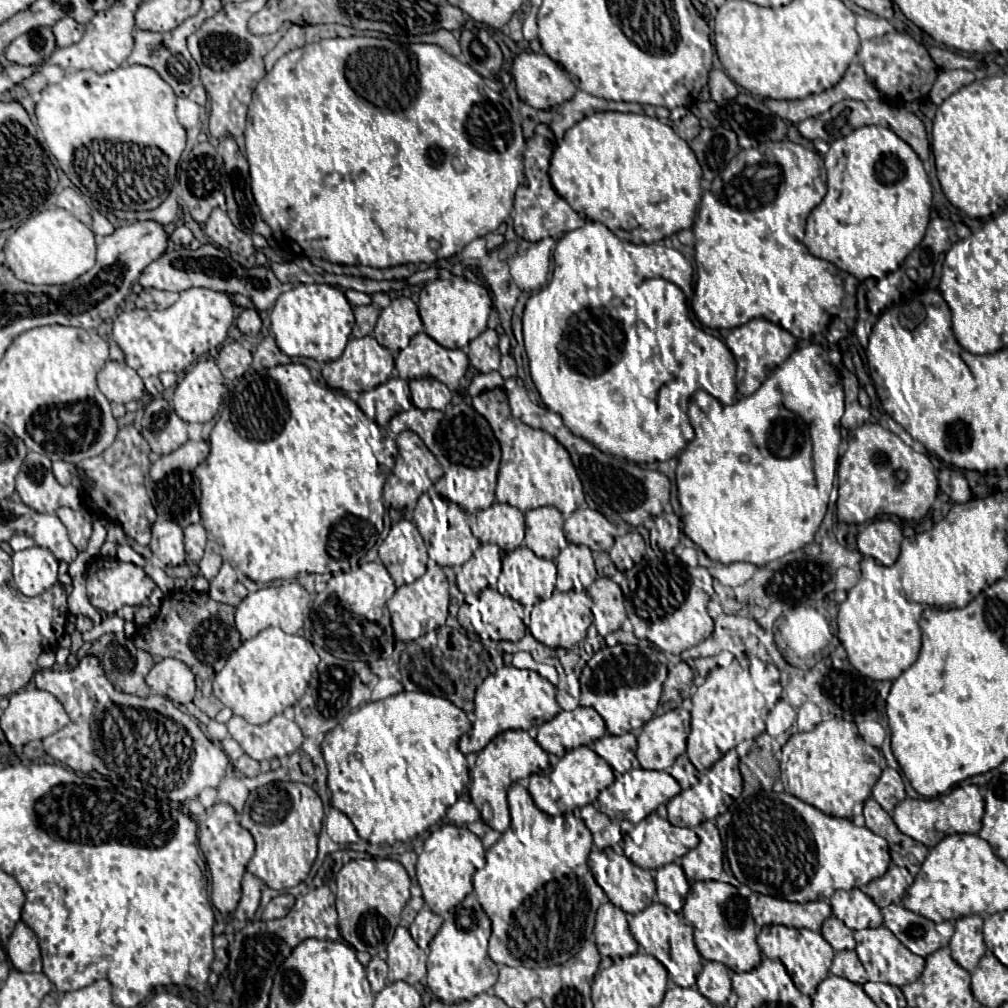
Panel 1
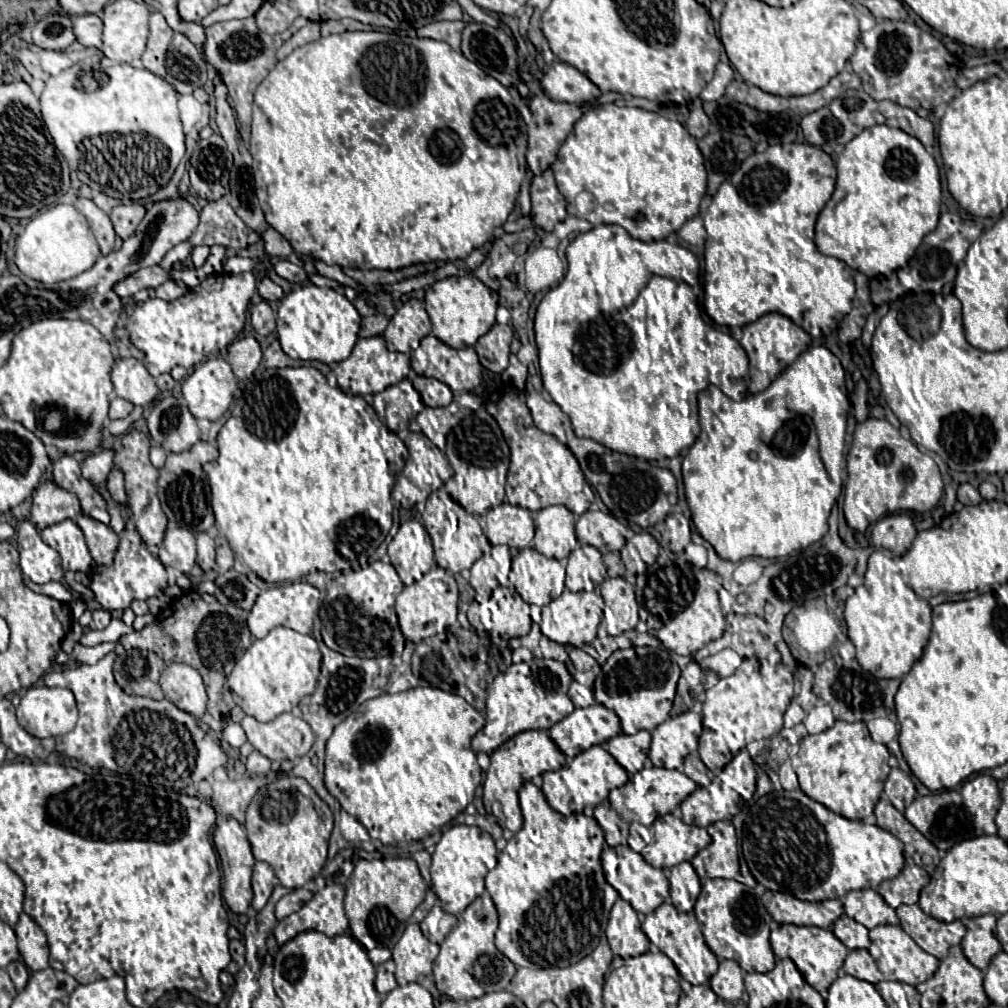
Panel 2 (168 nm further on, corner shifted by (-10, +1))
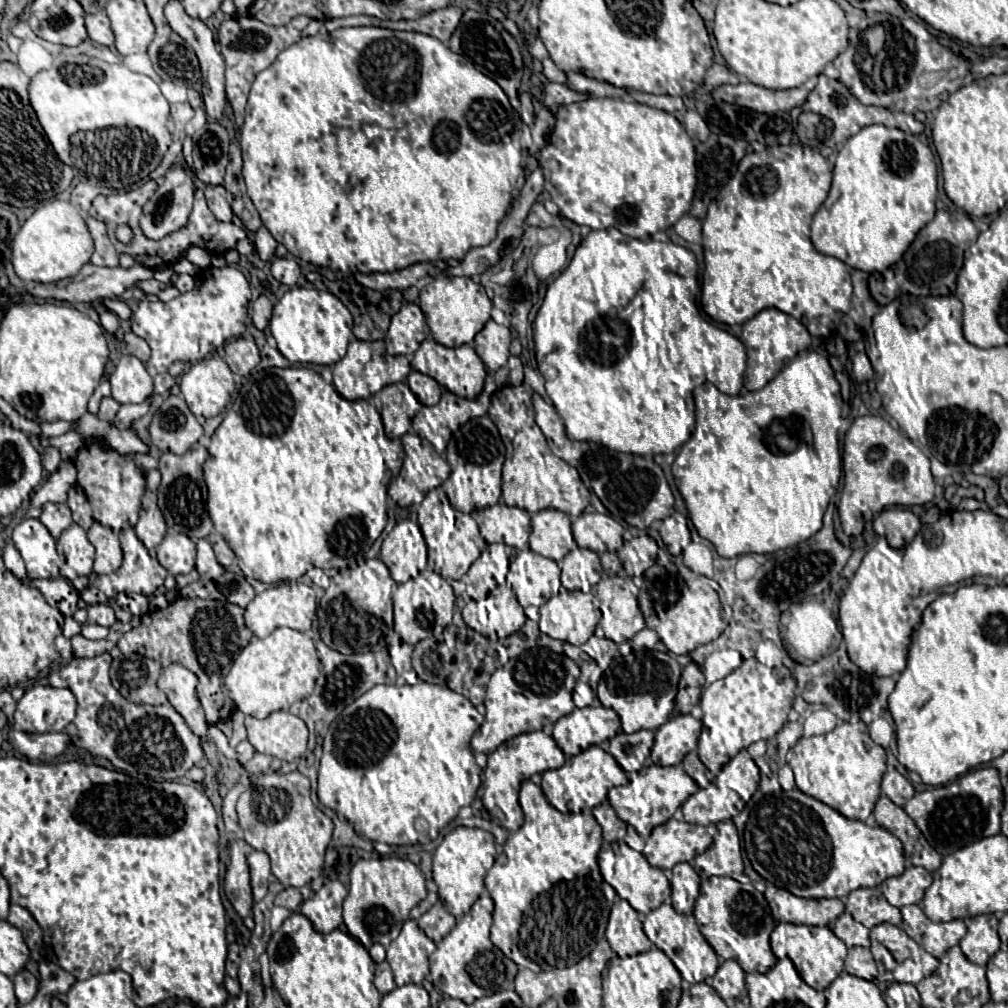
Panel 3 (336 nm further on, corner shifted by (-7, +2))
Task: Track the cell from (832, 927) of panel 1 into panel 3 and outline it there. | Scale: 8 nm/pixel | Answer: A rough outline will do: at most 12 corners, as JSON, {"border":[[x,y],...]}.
{"border":[[844,912],[834,934],[848,946],[870,946],[868,928]]}

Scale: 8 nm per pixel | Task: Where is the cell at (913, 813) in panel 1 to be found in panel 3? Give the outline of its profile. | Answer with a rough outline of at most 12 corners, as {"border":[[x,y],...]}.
{"border":[[996,768],[904,806],[942,856],[1000,832]]}

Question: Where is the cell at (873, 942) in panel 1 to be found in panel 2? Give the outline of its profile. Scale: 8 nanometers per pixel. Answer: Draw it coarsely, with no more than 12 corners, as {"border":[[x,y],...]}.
{"border":[[901,927],[869,931],[887,981],[919,985],[939,967]]}

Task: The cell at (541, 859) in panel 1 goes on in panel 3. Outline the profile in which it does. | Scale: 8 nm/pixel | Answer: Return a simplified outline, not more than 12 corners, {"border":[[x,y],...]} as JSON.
{"border":[[522,782],[486,874],[492,944],[534,972],[604,936],[602,828]]}

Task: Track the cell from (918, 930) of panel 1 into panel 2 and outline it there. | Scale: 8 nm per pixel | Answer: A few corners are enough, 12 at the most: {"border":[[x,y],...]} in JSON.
{"border":[[919,905],[897,907],[901,929],[945,959],[965,937],[961,921],[943,923]]}

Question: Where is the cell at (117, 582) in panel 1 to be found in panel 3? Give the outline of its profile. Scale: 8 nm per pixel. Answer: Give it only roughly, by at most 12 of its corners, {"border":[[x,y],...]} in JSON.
{"border":[[120,530],[124,554],[114,574],[97,575],[106,596],[124,590],[144,596],[168,572],[136,538]]}

